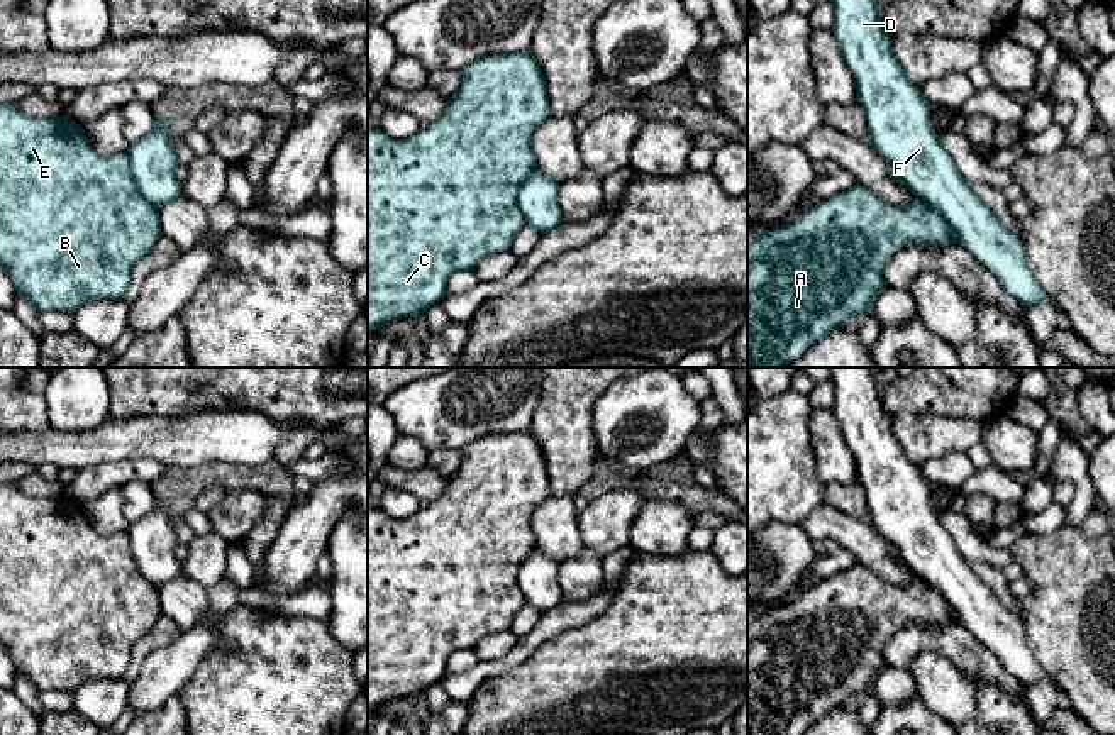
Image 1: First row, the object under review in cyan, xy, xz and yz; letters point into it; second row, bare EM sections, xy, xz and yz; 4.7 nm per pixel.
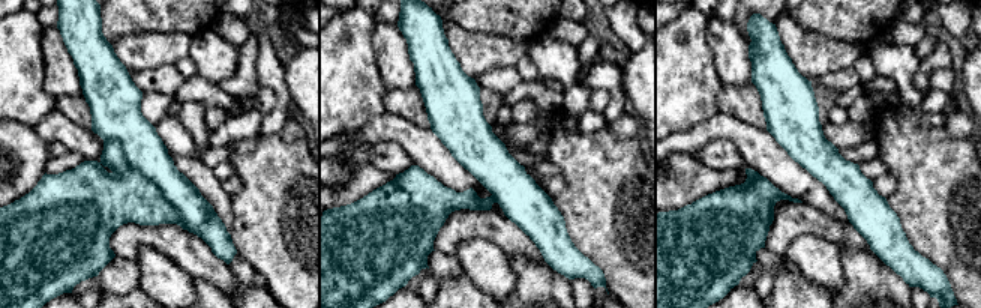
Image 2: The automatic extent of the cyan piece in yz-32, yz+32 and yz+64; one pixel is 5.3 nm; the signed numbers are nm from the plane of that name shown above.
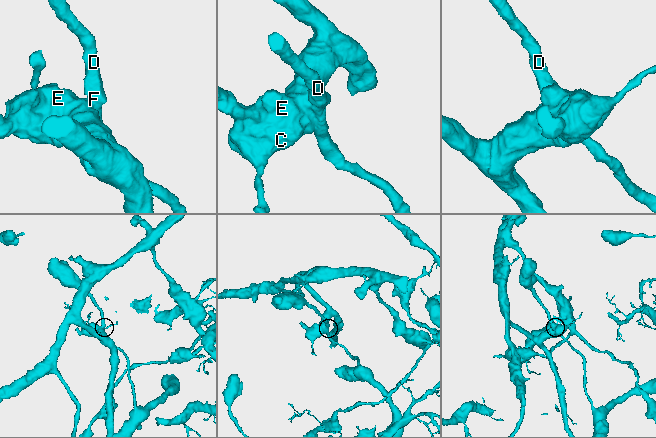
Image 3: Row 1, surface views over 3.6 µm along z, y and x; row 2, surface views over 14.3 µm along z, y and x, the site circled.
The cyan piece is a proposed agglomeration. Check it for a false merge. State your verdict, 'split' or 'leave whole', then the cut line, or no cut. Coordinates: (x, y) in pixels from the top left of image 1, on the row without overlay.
split; cut xy (127, 534), (131, 554), (139, 573), (158, 590)

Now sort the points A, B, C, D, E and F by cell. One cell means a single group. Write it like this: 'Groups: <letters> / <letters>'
Groups: A B C E / D F

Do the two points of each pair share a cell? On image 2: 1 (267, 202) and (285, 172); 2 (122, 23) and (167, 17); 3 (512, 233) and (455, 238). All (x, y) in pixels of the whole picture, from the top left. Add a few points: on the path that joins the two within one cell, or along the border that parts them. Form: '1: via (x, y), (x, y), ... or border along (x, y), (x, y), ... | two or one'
1: via (275, 194), (281, 188), (281, 179) | one
2: via (132, 17), (156, 17) | one
3: via (498, 230), (468, 230) | one

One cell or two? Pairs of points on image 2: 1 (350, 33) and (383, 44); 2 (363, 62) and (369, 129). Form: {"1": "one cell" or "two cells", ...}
{"1": "two cells", "2": "two cells"}

